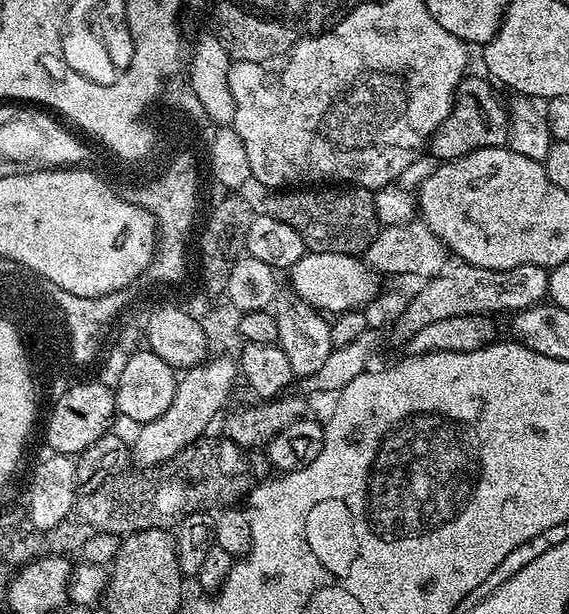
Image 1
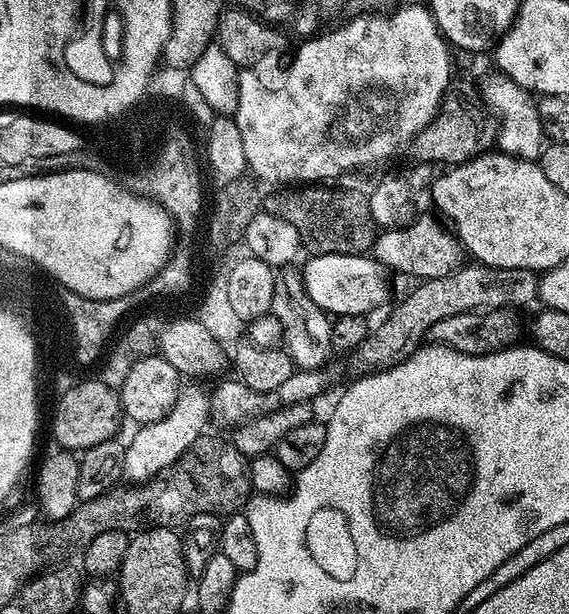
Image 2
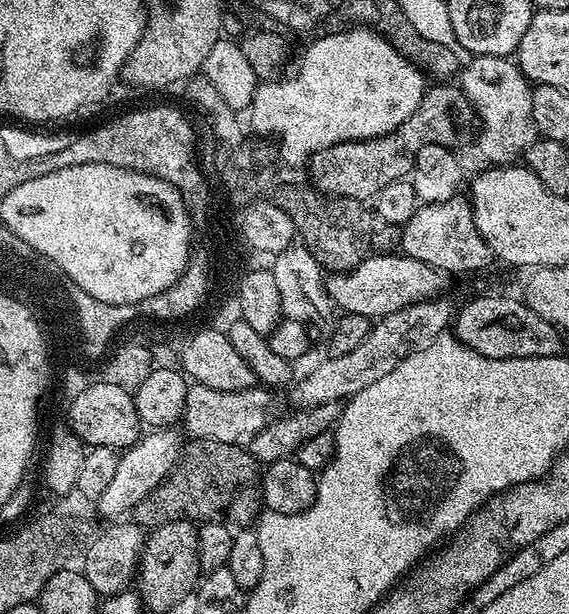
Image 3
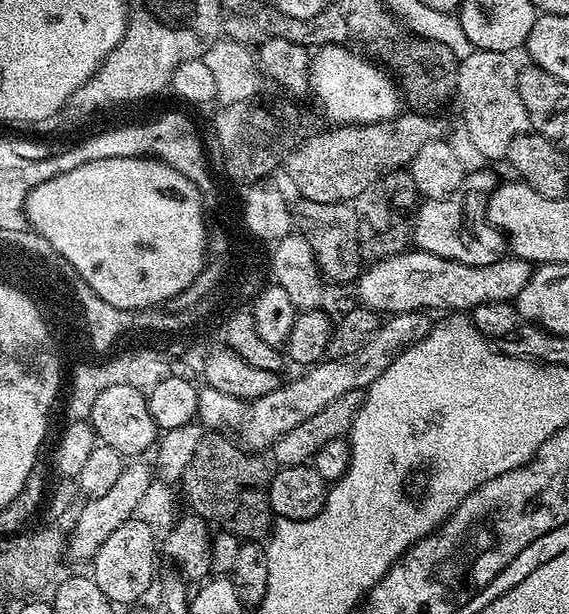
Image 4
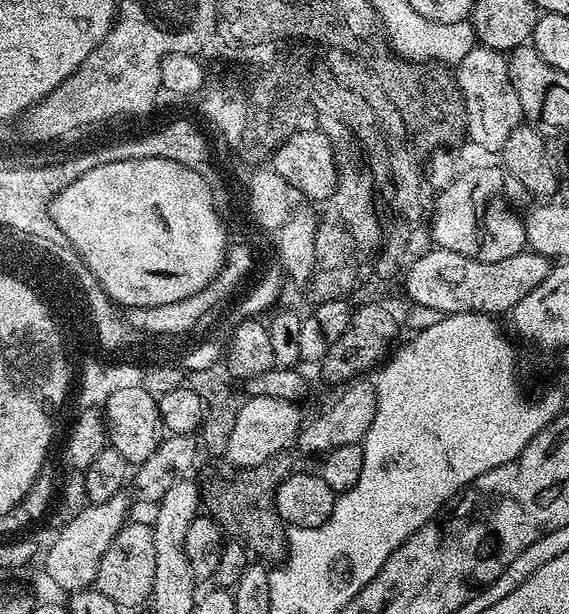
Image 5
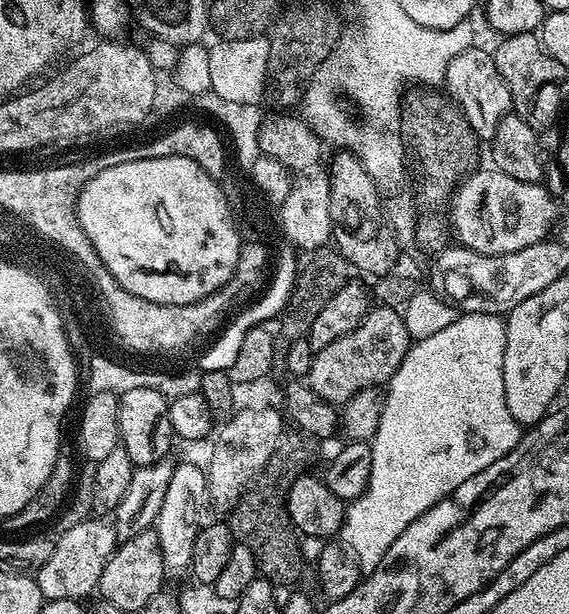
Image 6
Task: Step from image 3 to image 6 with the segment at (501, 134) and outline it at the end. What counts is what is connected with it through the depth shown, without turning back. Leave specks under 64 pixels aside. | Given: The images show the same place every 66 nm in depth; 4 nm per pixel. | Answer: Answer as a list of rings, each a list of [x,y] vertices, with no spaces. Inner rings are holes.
[[[473,46],[458,54],[458,57],[454,58],[447,67],[444,83],[449,97],[456,101],[457,107],[470,122],[477,139],[484,142],[491,141],[494,130],[497,129],[502,118],[509,115],[512,106],[503,71],[495,55],[491,51],[488,52],[479,46]]]

